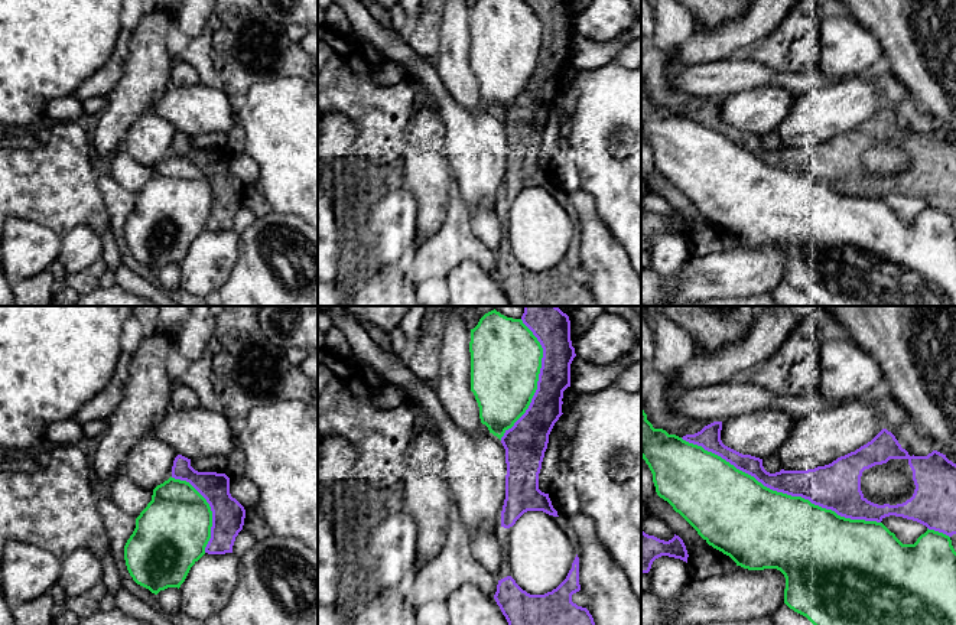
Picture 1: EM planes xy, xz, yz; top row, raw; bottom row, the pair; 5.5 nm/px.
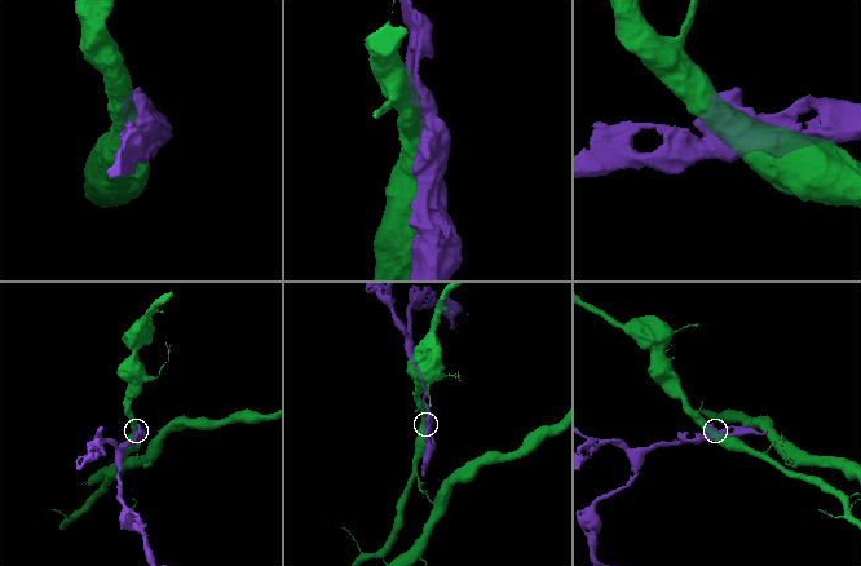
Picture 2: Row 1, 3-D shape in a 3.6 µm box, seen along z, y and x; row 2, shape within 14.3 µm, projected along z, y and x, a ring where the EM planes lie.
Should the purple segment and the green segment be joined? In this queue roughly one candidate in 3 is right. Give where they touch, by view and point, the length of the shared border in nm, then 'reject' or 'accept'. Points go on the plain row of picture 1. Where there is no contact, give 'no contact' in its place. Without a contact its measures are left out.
contact yz (780, 168); length 1200 nm; reject

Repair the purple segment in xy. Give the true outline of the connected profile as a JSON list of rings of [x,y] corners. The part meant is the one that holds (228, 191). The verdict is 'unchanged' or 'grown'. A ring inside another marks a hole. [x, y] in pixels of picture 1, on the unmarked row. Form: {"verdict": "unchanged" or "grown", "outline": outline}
{"verdict": "unchanged", "outline": [[[182,131],[173,137],[172,154],[189,159],[211,183],[212,204],[205,230],[233,230],[235,214],[244,202],[245,186],[231,173],[230,154],[225,150],[198,149],[191,143],[191,136]]]}

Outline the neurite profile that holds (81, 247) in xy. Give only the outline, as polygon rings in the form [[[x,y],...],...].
[[[78,225],[61,237],[58,261],[66,274],[75,274],[90,268],[103,255],[101,235],[91,227]]]

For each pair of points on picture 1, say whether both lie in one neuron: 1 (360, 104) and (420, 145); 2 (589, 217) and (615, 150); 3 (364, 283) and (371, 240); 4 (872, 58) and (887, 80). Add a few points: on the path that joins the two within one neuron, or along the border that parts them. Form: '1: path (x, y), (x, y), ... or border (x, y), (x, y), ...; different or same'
1: border (415, 114), (406, 132), (399, 160); different
2: border (579, 188), (594, 201), (597, 215), (610, 234); different
3: border (350, 240), (361, 266), (393, 263); different
4: border (881, 65), (870, 71); different

